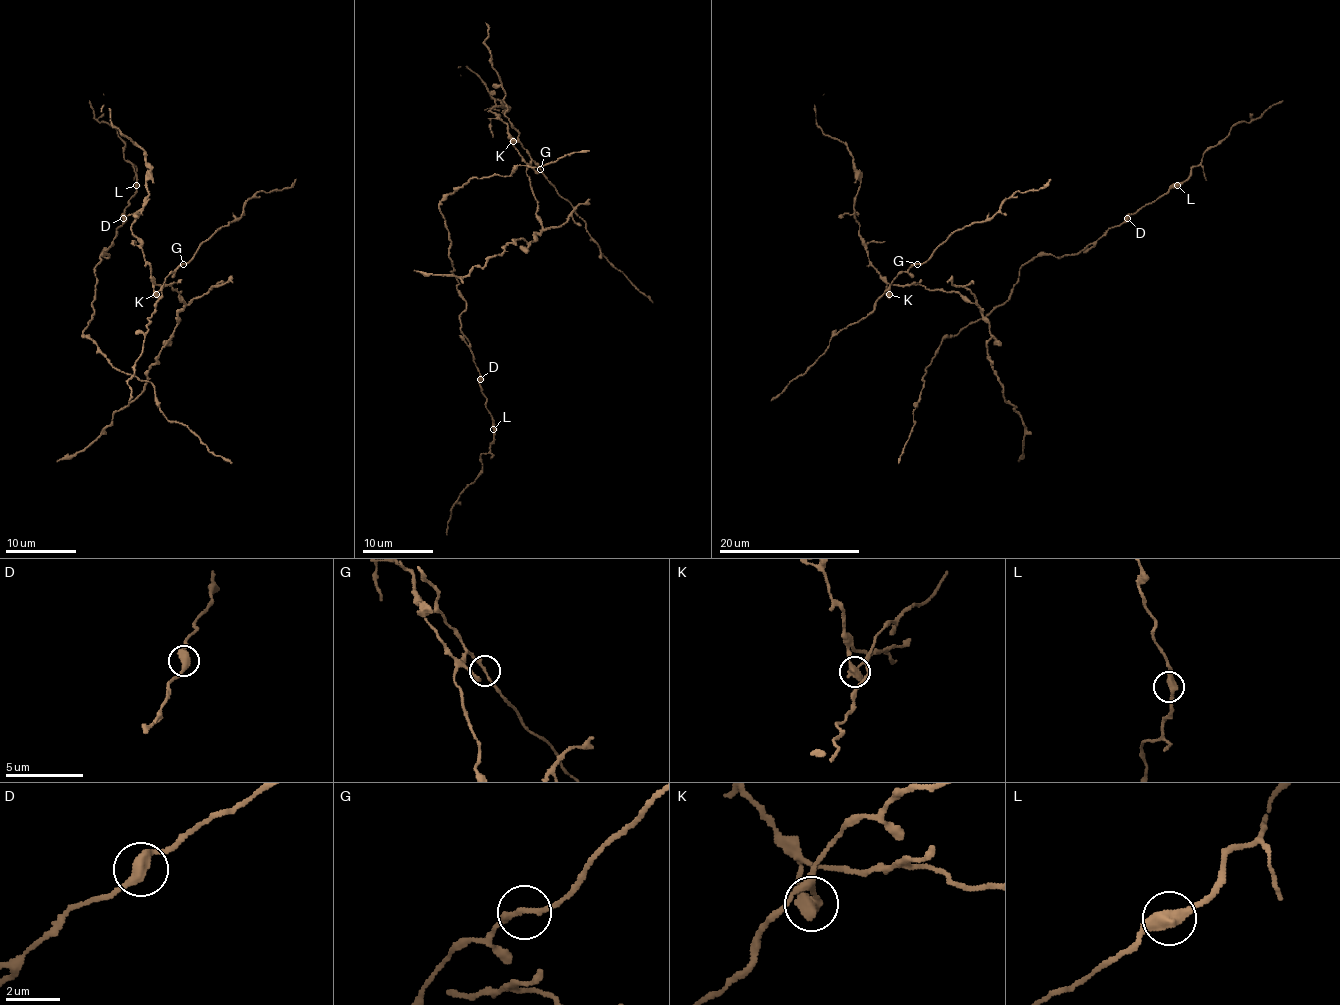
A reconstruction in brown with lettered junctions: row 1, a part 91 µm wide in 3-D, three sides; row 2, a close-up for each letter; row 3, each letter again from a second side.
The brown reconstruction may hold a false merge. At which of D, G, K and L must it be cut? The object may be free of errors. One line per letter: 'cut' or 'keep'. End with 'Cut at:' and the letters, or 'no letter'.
D: keep
G: keep
K: cut
L: keep
Cut at: K

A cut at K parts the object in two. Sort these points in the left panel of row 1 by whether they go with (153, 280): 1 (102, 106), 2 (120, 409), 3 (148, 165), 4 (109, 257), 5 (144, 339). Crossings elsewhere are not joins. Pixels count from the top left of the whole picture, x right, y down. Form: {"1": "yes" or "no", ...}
{"1": "yes", "2": "yes", "3": "yes", "4": "no", "5": "no"}

